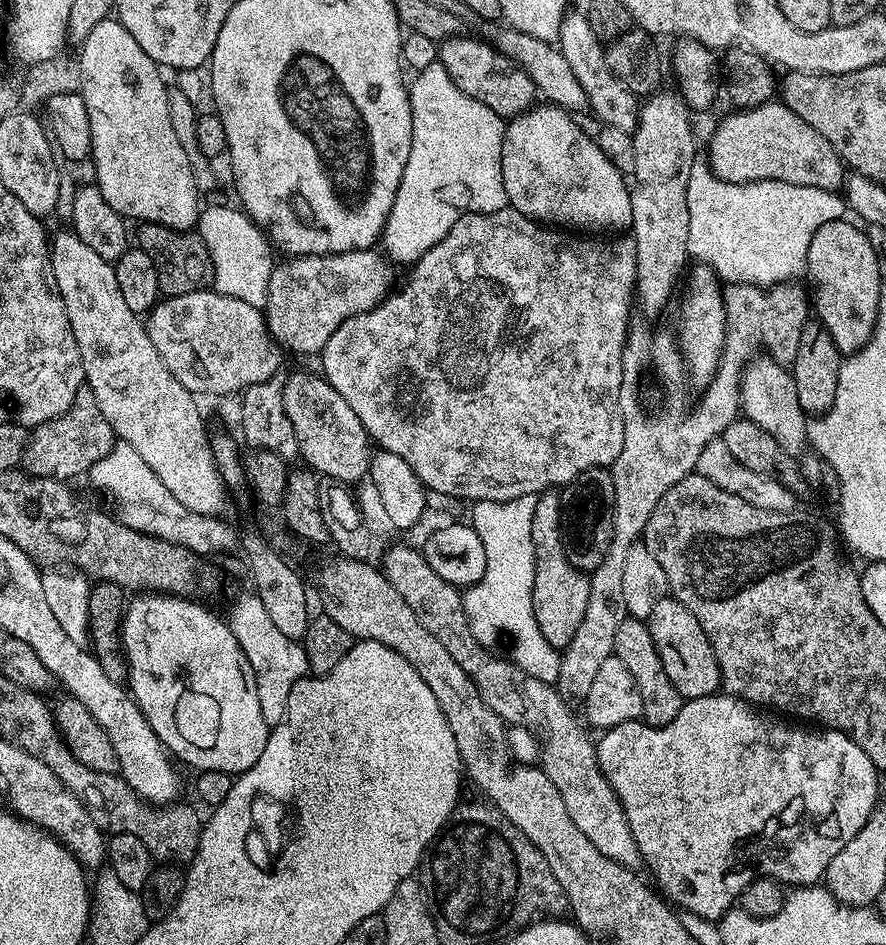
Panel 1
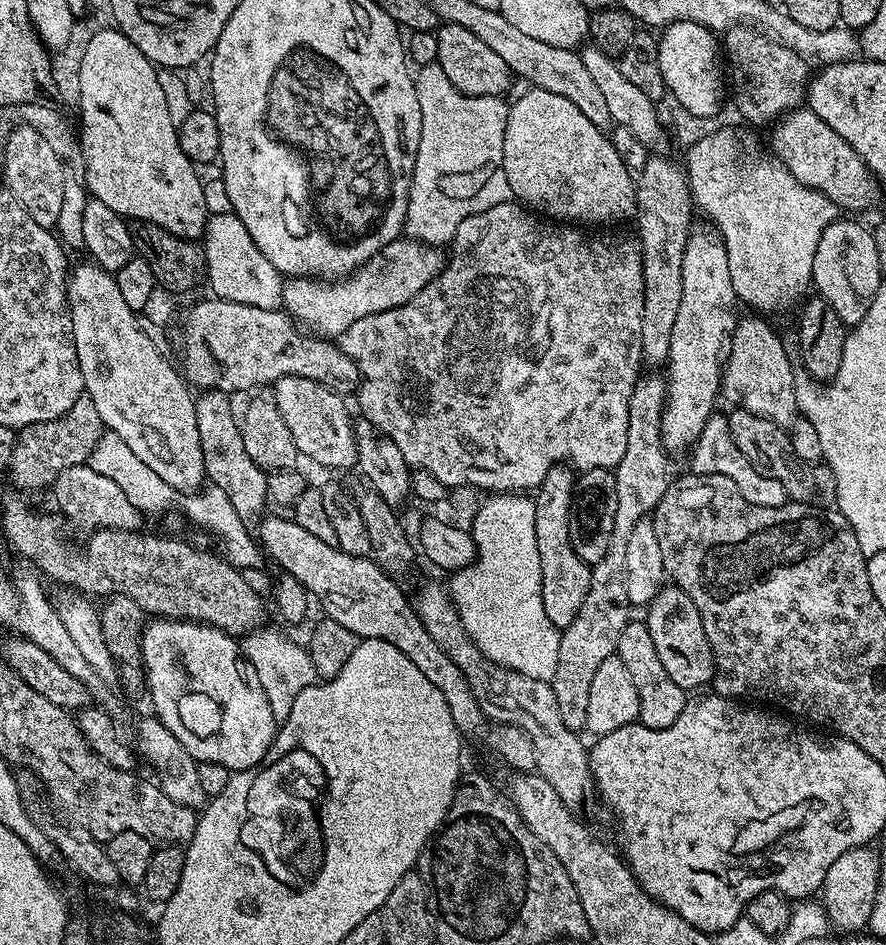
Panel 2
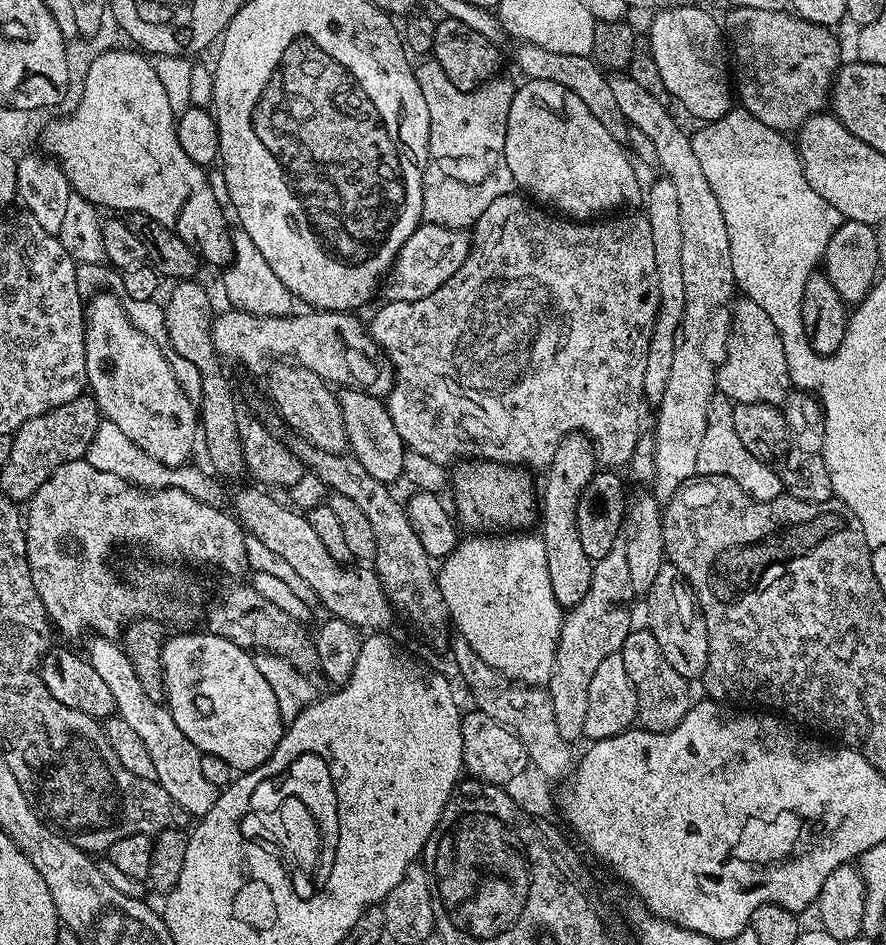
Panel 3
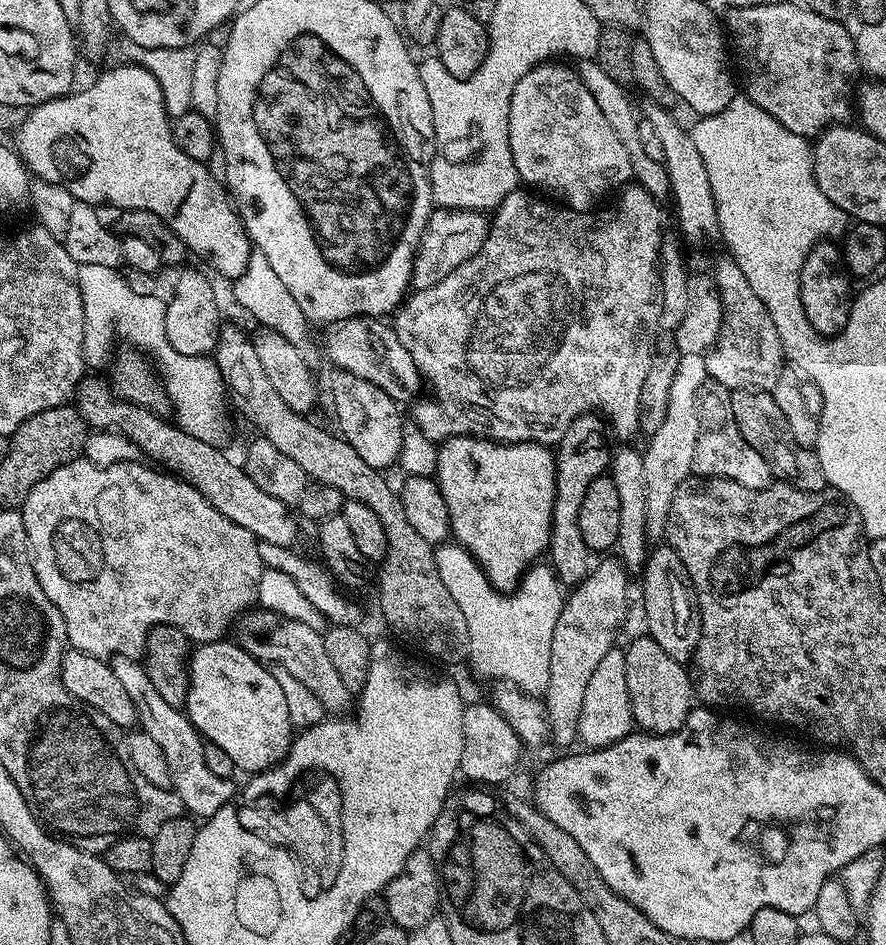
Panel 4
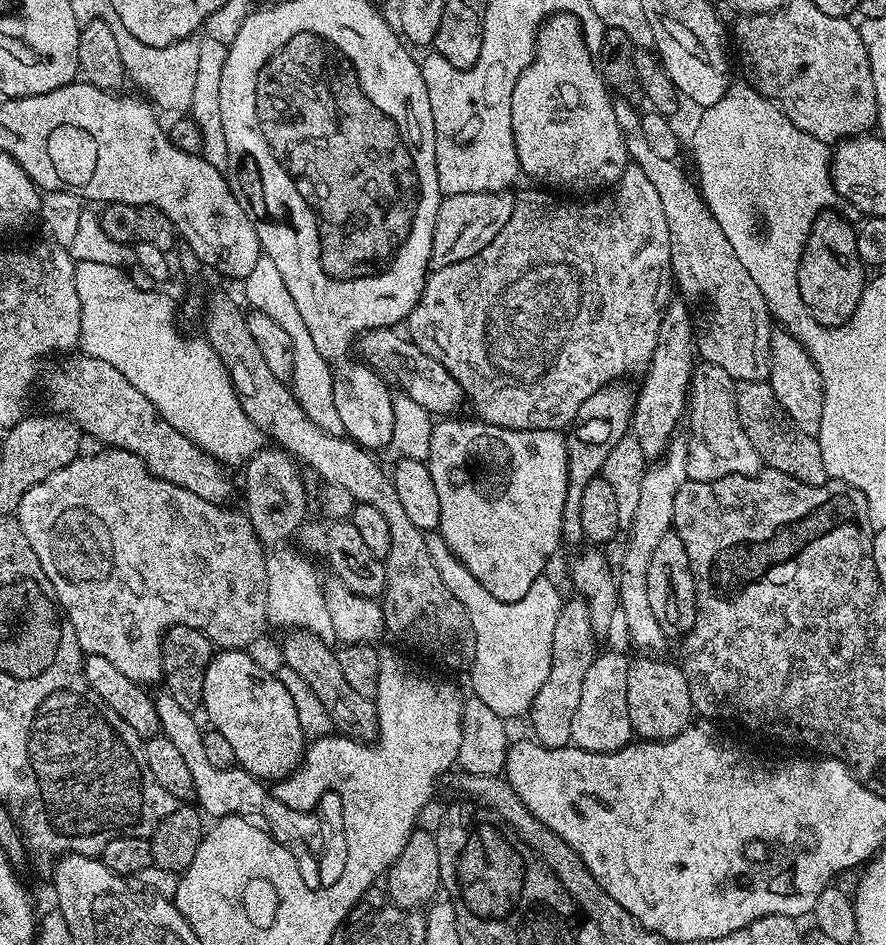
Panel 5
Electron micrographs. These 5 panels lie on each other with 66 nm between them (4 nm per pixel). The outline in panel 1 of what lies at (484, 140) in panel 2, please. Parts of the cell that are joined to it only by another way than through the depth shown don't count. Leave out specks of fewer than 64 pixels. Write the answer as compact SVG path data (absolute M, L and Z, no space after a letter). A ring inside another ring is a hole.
M439 62L411 77L408 97L412 107L412 149L382 233L383 251L398 266L415 264L426 250L442 242L450 234L450 226L467 212L509 207L502 182L505 121L490 106L482 106L482 102L460 92Z

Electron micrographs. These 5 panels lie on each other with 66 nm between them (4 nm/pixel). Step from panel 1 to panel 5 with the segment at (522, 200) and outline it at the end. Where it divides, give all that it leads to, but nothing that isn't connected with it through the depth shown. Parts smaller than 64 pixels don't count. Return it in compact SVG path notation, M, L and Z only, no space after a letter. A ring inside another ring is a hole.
M567 14L551 17L541 27L530 66L522 70L510 98L510 126L514 134L514 146L518 150L521 173L525 177L528 175L541 180L536 182L552 190L569 188L572 194L596 194L619 184L630 161L618 118L614 118L613 99L613 93L600 75L597 57L586 46L584 27L579 20Z

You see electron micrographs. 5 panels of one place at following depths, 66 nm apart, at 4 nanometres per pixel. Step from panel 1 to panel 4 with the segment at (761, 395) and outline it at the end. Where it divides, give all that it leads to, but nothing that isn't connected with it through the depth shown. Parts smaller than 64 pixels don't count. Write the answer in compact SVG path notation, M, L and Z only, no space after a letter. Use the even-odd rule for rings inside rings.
M731 258L723 259L710 272L722 298L722 326L706 356L709 377L729 390L771 392L782 375L780 367L786 364L778 330L774 330L766 306L762 306L758 294L754 294L750 282L746 282L746 274L738 270Z

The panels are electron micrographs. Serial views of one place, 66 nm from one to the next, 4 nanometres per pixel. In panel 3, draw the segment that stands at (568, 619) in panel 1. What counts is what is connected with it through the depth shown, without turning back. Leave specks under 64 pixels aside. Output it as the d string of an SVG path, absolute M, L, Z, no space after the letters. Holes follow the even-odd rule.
M572 433L562 442L558 442L558 450L554 450L554 458L550 461L544 476L544 488L542 484L542 491L538 496L538 534L544 540L546 546L546 564L550 569L551 585L554 589L554 596L558 603L560 603L561 609L567 610L573 608L578 602L582 602L582 598L586 598L586 590L590 590L590 578L592 577L592 566L594 561L586 554L586 550L582 550L582 542L578 539L578 498L582 498L582 490L586 490L586 482L590 482L590 478L598 470L598 461L596 459L596 451L592 447L588 438L583 433Z

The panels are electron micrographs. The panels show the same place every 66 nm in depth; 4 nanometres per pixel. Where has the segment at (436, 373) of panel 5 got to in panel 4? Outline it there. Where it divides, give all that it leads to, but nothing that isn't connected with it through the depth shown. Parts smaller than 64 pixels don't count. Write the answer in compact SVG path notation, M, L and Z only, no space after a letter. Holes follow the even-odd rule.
M355 316L327 325L324 332L324 352L337 369L372 382L397 402L415 401L421 395L422 377L410 350L402 346L391 323L375 316Z

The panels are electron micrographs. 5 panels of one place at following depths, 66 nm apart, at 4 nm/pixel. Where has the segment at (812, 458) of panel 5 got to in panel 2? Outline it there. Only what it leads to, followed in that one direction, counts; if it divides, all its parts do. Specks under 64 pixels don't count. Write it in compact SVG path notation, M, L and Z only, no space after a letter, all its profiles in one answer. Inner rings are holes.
M733 407L731 411L727 413L727 418L734 446L738 446L742 454L746 454L746 458L760 471L761 476L769 476L774 478L774 482L782 482L789 501L797 504L817 504L820 508L827 508L835 501L836 497L832 494L832 471L826 466L817 467L813 471L809 465L803 464L798 454L794 454L792 437L785 429L772 420L750 414L750 410L745 408ZM812 472L816 472L816 476Z

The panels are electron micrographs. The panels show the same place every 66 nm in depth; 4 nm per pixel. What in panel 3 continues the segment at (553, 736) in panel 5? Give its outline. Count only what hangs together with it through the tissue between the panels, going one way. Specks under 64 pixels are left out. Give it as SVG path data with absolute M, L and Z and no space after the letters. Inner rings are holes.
M618 542L610 554L606 554L606 558L593 563L590 590L586 590L586 598L567 609L560 626L554 670L546 691L554 706L554 726L558 726L558 734L562 734L562 738L569 742L576 742L576 739L584 736L594 670L598 670L602 658L619 652L622 642L626 642L626 634L634 627L632 599L634 593L630 586L626 546Z

